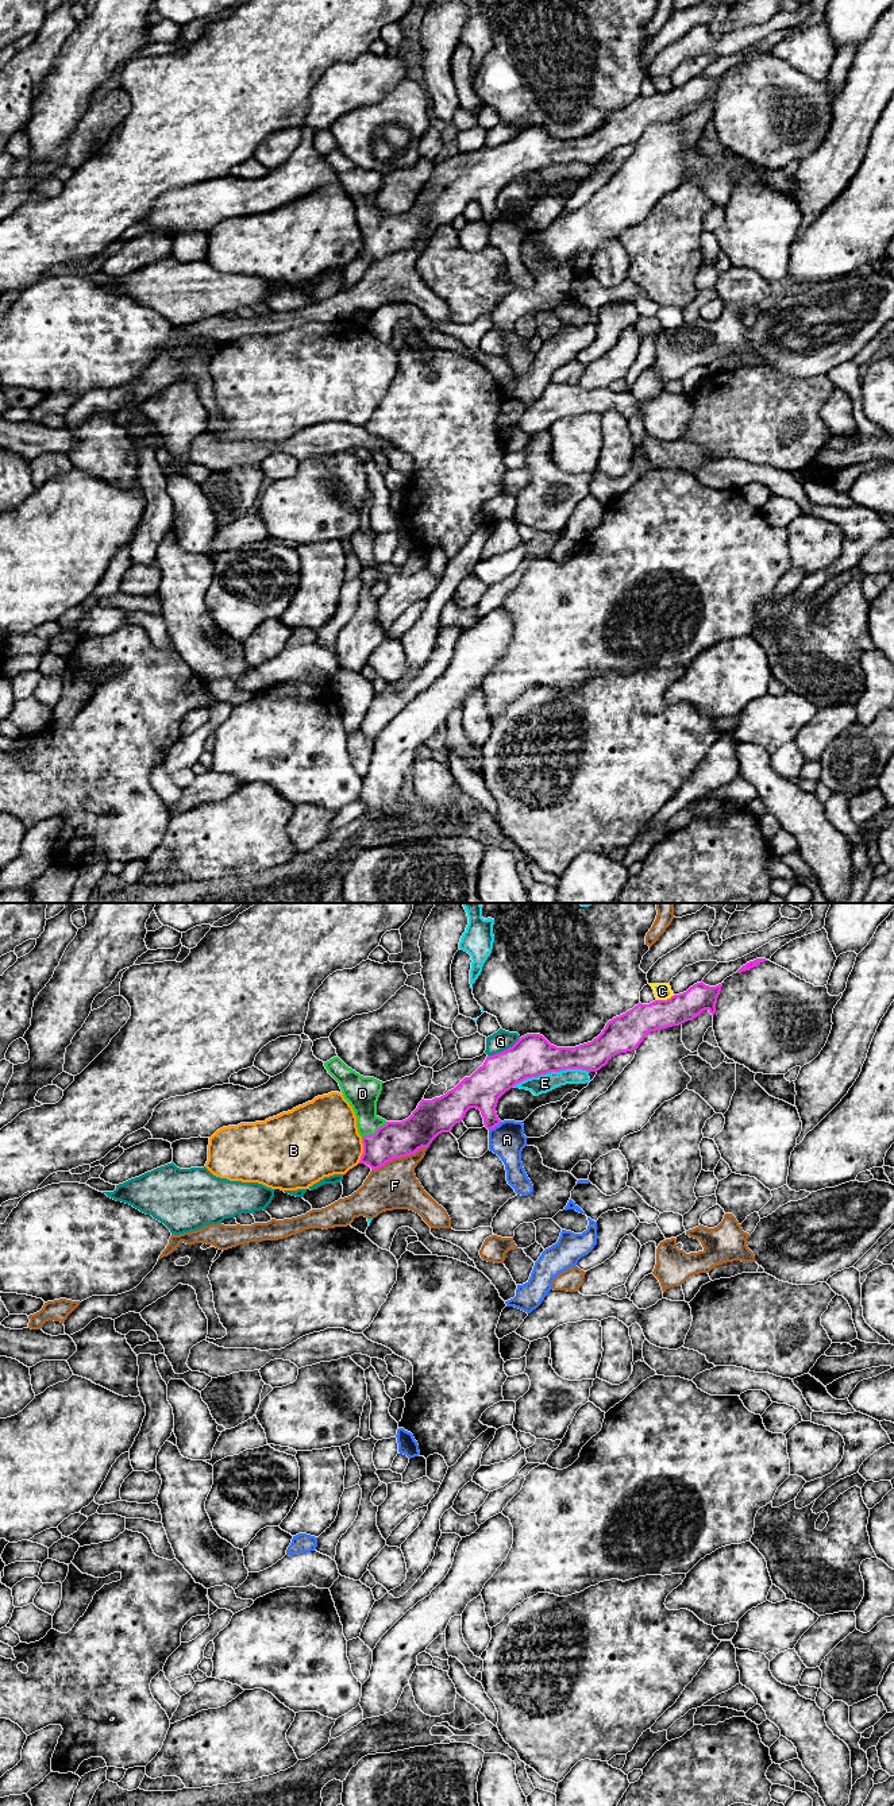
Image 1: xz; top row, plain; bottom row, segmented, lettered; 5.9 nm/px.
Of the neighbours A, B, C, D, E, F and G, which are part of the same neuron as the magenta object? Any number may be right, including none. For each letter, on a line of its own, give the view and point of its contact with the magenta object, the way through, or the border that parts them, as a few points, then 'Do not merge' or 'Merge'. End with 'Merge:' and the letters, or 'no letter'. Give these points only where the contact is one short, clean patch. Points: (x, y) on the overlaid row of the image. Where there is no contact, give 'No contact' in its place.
A: Touches magenta at xz (494, 1126). Boundary: xz (500, 1120), (489, 1130). Do not merge
B: Touches magenta at xz (363, 1150). Do not merge
C: Touches magenta at xz (665, 1000). Boundary: xz (674, 995), (656, 1000). Do not merge
D: Touches magenta at xz (376, 1133). Path across: xz (395, 1139), (382, 1139), (376, 1133), (367, 1123), (362, 1093). Merge
E: Touches magenta at xz (551, 1071). Do not merge
F: Touches magenta at xz (399, 1157). Do not merge
G: Touches magenta at xz (504, 1050). Do not merge
Merge: D

